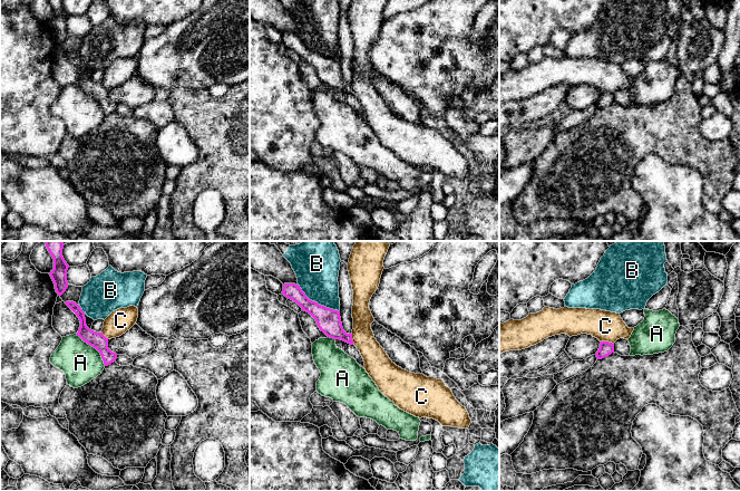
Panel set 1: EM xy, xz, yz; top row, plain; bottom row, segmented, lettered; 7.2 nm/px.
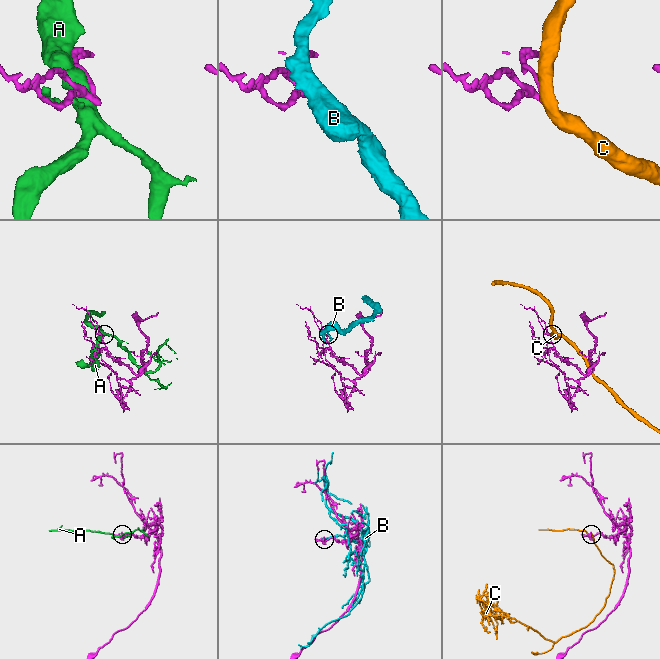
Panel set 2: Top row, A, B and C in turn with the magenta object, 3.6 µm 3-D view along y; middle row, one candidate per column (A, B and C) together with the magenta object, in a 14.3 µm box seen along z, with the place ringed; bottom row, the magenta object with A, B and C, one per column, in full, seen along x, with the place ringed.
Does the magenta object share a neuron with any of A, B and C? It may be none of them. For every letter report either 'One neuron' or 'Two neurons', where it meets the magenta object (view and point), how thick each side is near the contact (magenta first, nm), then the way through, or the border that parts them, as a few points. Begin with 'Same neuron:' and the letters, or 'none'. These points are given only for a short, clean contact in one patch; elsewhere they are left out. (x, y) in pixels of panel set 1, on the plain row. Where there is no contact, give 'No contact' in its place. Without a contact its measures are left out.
Same neuron: none
A: Two neurons. Touches magenta at xy (94, 97). Thickness 110 nm (magenta) against 280 nm
B: Two neurons. Touches magenta at xz (317, 53). Thickness 170 nm (magenta) against 300 nm
C: Two neurons. Touches magenta at yz (607, 92). Thickness 100 nm (magenta) against 220 nm. Boundary: yz (601, 90), (607, 90), (613, 94)

